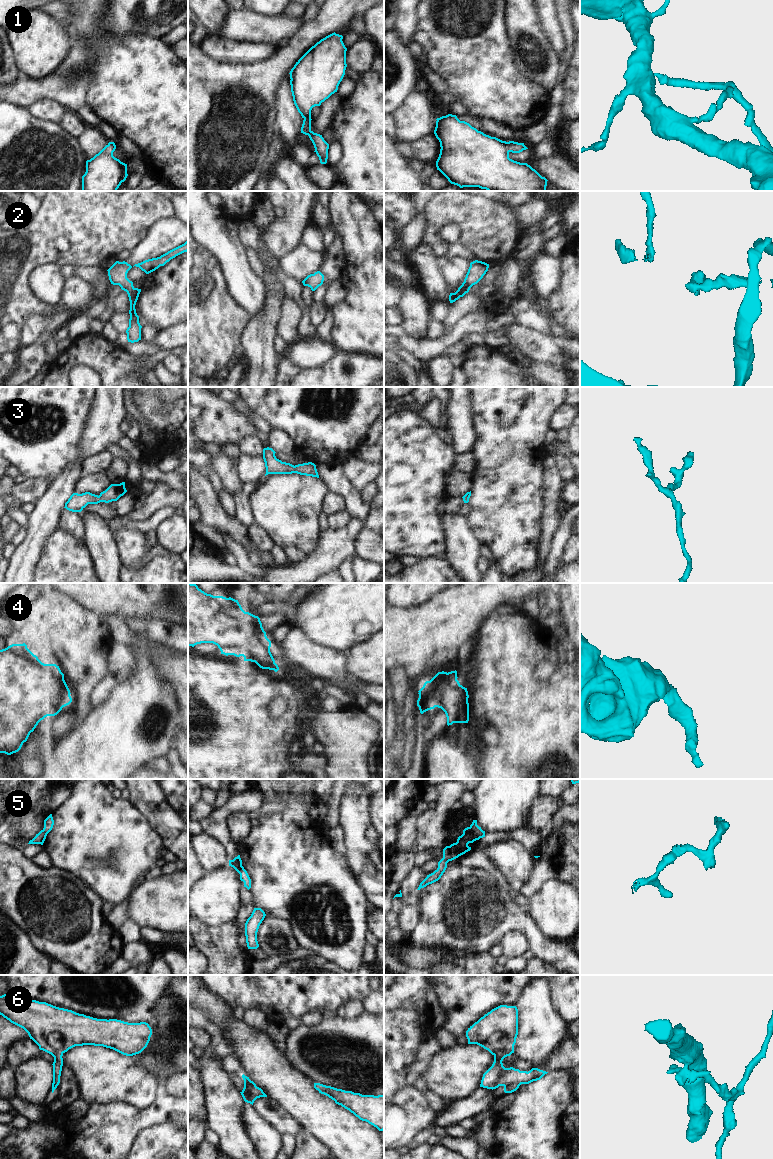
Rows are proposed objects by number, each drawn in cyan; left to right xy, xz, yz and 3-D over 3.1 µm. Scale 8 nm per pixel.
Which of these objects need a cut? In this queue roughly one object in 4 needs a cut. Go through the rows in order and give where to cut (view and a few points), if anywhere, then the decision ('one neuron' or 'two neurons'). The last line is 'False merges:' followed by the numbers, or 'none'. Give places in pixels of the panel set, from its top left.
1: cut none; one neuron
2: cut none; one neuron
3: cut none; one neuron
4: cut none; one neuron
5: cut yz (469, 827), (479, 838); two neurons
6: cut none; one neuron
False merges: 5

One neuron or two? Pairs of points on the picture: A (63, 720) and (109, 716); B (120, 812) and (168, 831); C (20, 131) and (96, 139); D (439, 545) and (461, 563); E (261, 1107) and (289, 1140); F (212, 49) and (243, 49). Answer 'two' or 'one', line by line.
A: two
B: two
C: two
D: two
E: two
F: one

